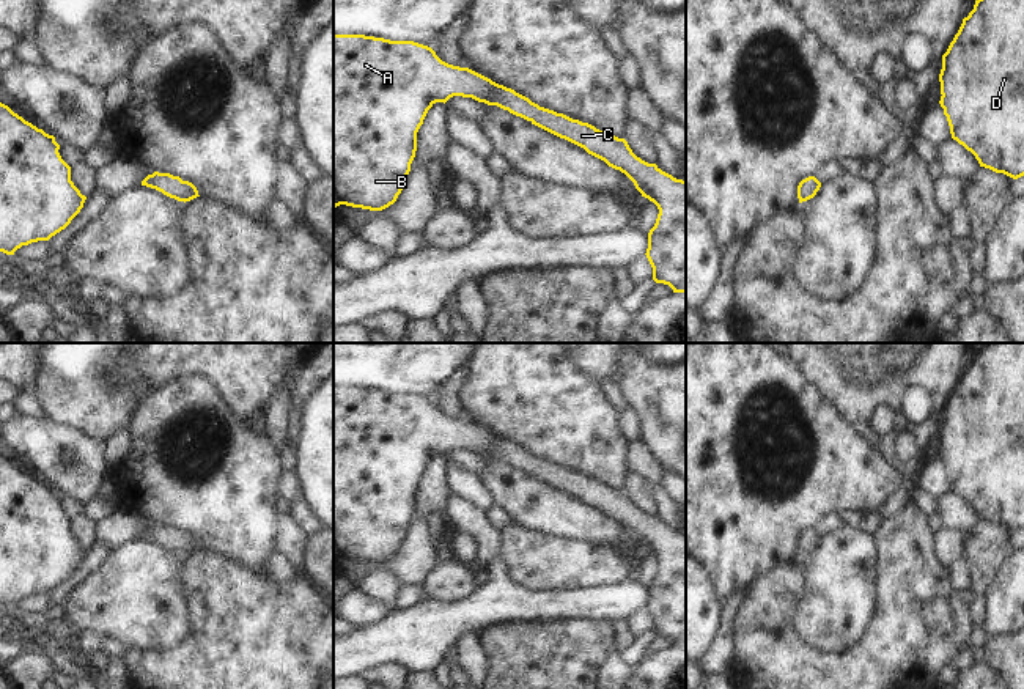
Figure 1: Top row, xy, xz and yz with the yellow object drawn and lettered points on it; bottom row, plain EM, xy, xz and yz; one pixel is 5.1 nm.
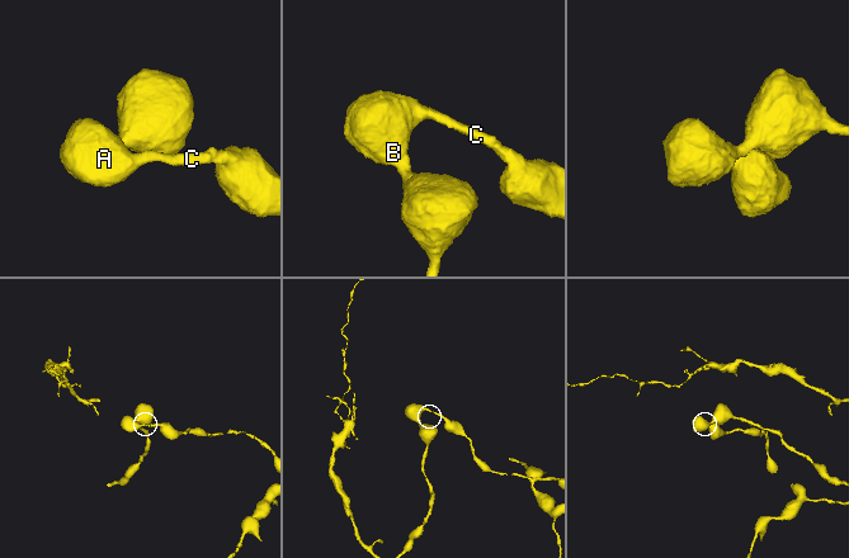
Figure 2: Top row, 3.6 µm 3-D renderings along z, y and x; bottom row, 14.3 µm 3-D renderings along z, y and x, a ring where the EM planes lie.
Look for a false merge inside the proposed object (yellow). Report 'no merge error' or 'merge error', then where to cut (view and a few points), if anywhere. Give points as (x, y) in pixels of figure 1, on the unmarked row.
no merge error | no cut

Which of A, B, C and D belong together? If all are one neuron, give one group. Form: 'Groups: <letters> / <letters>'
Groups: A B C D.

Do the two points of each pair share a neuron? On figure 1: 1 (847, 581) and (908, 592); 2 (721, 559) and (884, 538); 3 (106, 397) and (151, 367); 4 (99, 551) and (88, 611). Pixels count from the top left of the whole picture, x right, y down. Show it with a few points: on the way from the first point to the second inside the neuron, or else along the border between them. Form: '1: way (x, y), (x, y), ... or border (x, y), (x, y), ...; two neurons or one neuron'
1: border (878, 549), (878, 601), (869, 623); two neurons
2: border (798, 556), (765, 573); two neurons
3: way (117, 387), (140, 367); one neuron
4: border (110, 551), (69, 595); two neurons

